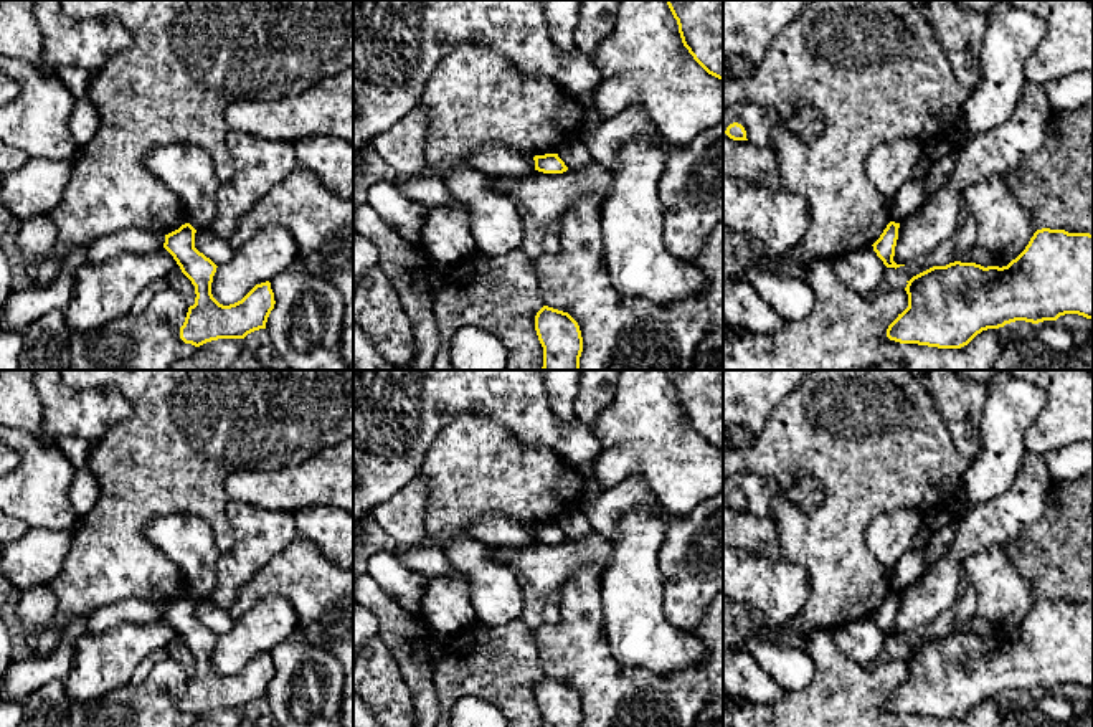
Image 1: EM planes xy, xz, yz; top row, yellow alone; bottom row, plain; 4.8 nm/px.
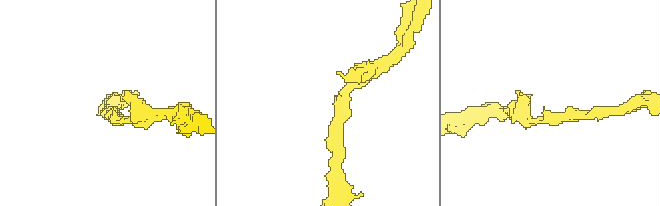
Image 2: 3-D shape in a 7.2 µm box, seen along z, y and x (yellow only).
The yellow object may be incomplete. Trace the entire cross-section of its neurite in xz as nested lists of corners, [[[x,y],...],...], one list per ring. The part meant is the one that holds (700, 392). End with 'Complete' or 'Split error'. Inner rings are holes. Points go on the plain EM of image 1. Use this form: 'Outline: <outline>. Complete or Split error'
Outline: [[[665,370],[684,416],[712,446],[723,451],[723,370]]]. Complete

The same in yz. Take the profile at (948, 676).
Outline: [[[1042,598],[1007,636],[954,631],[906,653],[908,677],[887,699],[887,707],[900,714],[961,719],[982,701],[1015,691],[1039,694],[1065,684],[1093,691],[1093,605]]]. Complete

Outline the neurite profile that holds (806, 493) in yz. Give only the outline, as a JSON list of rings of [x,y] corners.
[[[801,474],[788,491],[788,497],[804,512],[812,512],[821,504],[822,496],[819,482],[807,474]]]

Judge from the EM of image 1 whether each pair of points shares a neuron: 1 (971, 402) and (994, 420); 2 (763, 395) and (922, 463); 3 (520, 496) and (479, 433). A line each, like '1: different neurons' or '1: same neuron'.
1: different neurons
2: different neurons
3: same neuron

